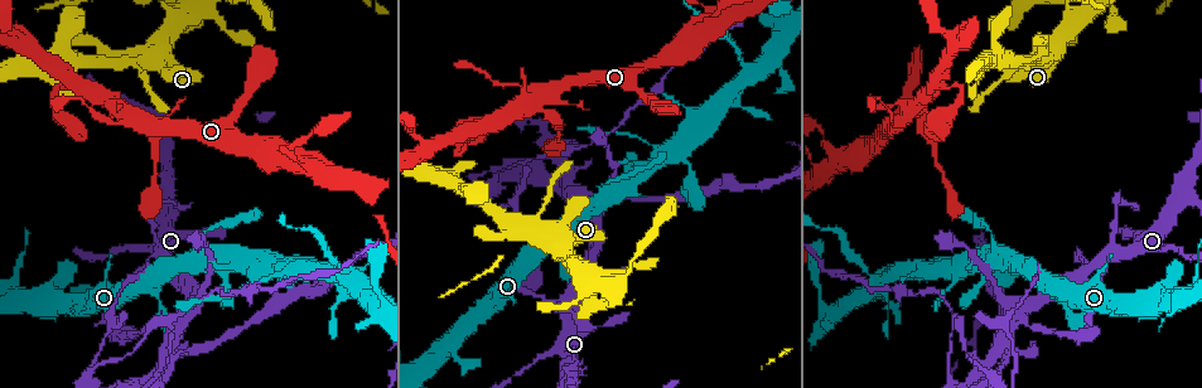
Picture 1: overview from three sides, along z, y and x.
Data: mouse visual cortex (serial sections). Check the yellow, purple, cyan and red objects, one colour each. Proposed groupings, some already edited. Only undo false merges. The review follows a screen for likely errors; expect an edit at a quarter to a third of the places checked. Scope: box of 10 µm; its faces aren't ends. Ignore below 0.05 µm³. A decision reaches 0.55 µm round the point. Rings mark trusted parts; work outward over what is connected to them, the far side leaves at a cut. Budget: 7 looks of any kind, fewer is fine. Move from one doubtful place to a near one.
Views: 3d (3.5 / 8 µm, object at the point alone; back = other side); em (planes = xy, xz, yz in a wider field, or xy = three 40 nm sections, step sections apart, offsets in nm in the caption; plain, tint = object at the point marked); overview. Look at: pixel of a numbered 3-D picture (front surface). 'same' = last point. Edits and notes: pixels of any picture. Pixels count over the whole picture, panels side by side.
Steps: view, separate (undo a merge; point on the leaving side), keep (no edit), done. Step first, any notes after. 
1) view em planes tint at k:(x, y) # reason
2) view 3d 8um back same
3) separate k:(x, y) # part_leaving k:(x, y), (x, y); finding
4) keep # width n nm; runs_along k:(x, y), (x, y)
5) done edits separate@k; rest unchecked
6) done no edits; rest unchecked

view 3d 8um at 1:(997, 57) # sharp bend

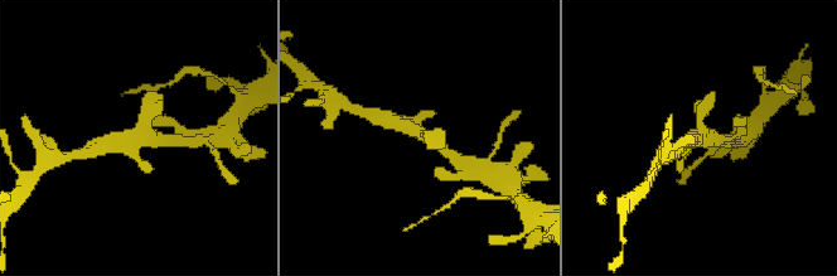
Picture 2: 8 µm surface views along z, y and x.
view 3d 3.5um same

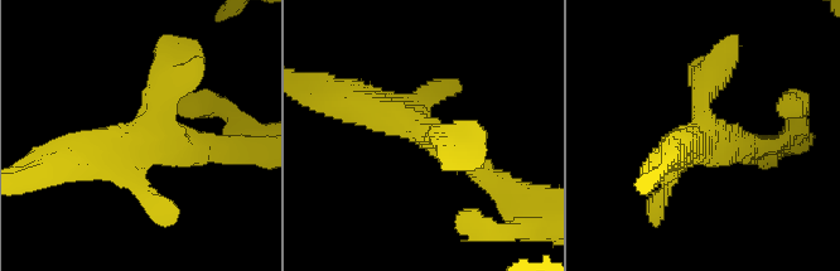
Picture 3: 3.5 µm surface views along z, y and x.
view em xy step 3 tint at 3:(157, 137) # arms 4; arm_widths 200, 250, 400, 400 nm; shape alone is not enough

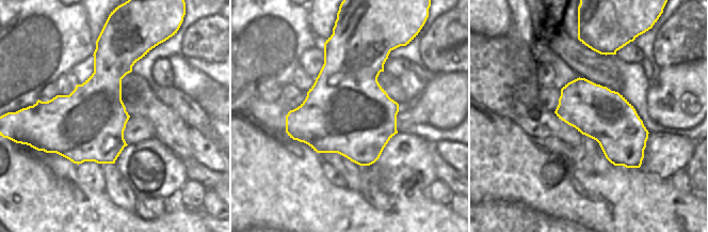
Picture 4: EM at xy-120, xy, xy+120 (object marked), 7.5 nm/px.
keep # runs_along 3:(507, 185), (430, 131), (365, 105); all the same cell

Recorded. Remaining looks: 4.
view 3d 3.5um back at 1:(155, 236) # thick turns thin

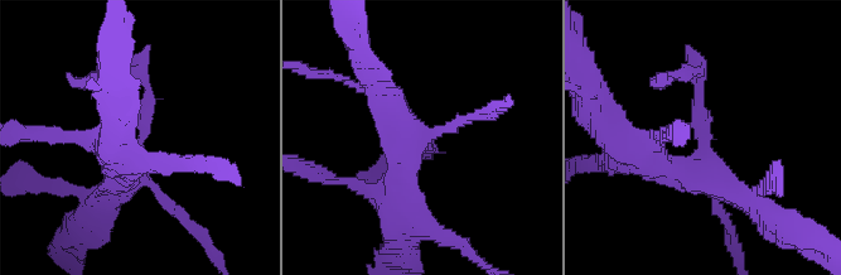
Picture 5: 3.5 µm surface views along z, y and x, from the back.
view em xy step 5 plain at 5:(423, 143)

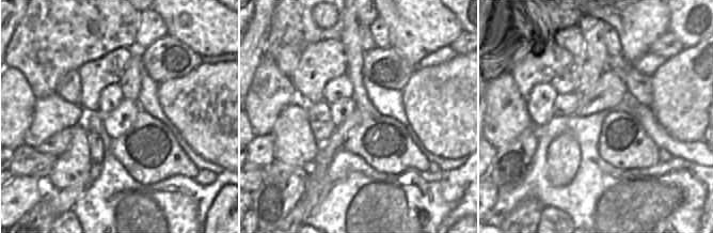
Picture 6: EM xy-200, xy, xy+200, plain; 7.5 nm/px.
view em xy step 5 tint same # with the object marked

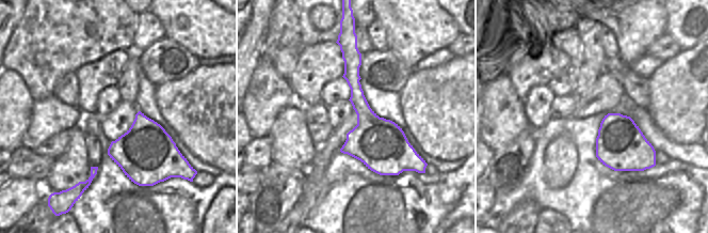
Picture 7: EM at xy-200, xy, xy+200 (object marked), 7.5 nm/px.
keep # runs_along 7:(348, 47), (357, 99), (396, 172); one cell here

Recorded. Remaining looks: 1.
done no edits; rest unchecked

